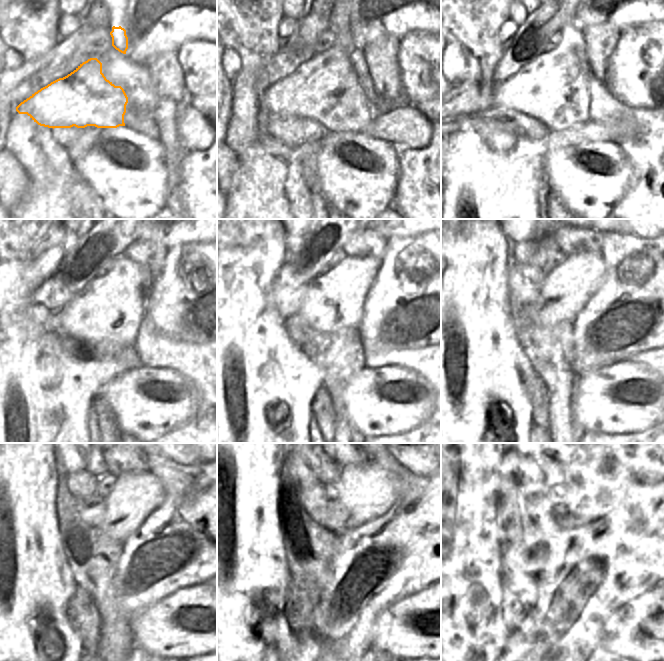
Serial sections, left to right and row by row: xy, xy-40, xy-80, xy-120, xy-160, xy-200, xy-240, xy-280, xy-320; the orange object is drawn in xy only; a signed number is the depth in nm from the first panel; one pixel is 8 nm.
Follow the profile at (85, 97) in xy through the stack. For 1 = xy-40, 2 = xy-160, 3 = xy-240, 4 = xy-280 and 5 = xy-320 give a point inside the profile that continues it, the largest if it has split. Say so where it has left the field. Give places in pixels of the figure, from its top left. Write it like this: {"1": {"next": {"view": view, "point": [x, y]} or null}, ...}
{"1": {"next": {"view": "xy-40", "point": [326, 89]}}, "2": {"next": {"view": "xy-160", "point": [335, 300]}}, "3": {"next": {"view": "xy-240", "point": [135, 496]}}, "4": {"next": {"view": "xy-280", "point": [366, 492]}}, "5": {"next": {"view": "xy-320", "point": [593, 486]}}}

